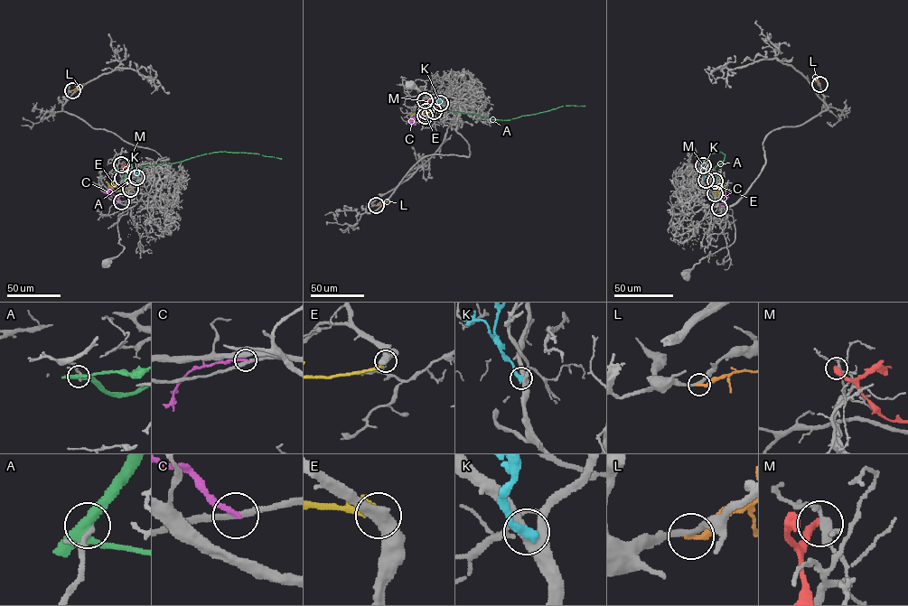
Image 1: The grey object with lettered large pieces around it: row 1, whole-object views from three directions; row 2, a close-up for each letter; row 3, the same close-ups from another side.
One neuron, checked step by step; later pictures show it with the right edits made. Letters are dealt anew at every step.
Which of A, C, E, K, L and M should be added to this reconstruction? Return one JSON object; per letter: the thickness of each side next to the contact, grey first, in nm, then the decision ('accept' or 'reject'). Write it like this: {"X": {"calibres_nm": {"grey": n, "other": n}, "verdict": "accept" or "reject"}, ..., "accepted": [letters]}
{"A": {"calibres_nm": {"grey": 240, "other": 360}, "verdict": "reject"}, "C": {"calibres_nm": {"grey": 280, "other": 240}, "verdict": "reject"}, "E": {"calibres_nm": {"grey": 300, "other": 200}, "verdict": "accept"}, "K": {"calibres_nm": {"grey": 400, "other": 480}, "verdict": "reject"}, "L": {"calibres_nm": {"grey": 280, "other": 240}, "verdict": "reject"}, "M": {"calibres_nm": {"grey": 280, "other": 380}, "verdict": "reject"}, "accepted": ["E"]}

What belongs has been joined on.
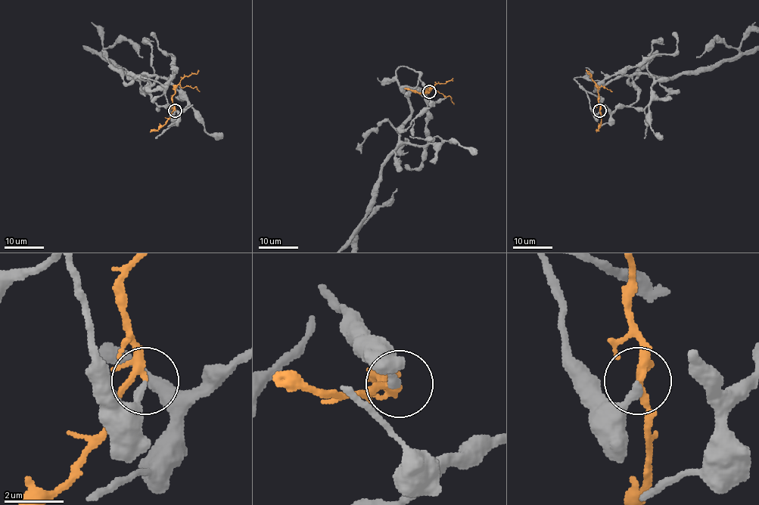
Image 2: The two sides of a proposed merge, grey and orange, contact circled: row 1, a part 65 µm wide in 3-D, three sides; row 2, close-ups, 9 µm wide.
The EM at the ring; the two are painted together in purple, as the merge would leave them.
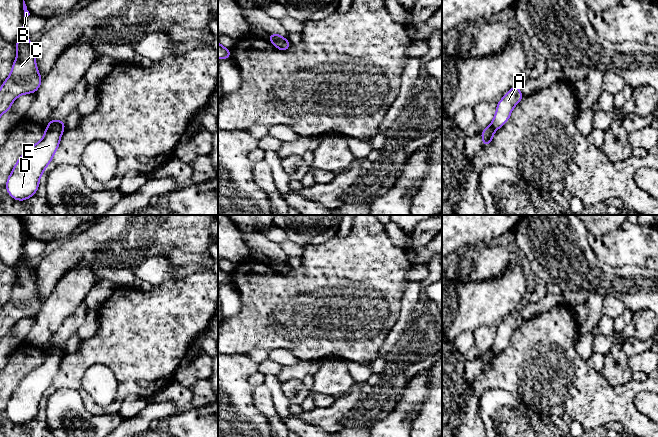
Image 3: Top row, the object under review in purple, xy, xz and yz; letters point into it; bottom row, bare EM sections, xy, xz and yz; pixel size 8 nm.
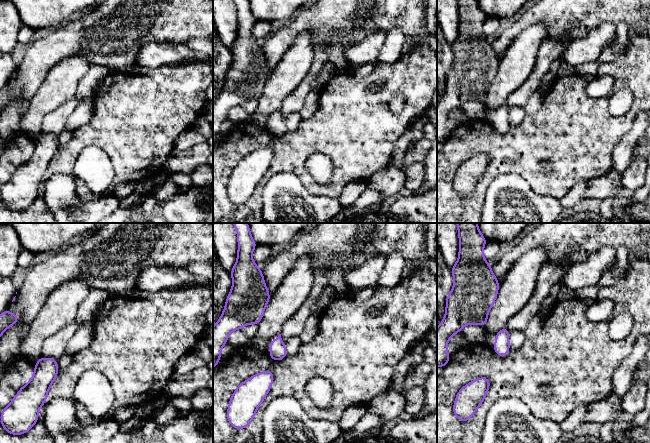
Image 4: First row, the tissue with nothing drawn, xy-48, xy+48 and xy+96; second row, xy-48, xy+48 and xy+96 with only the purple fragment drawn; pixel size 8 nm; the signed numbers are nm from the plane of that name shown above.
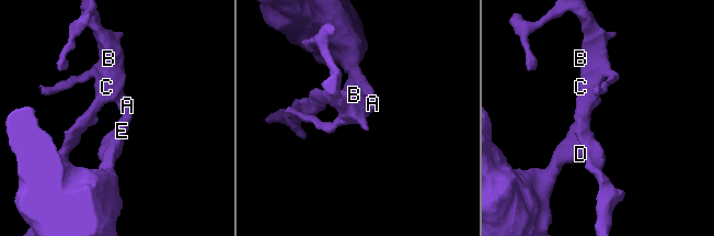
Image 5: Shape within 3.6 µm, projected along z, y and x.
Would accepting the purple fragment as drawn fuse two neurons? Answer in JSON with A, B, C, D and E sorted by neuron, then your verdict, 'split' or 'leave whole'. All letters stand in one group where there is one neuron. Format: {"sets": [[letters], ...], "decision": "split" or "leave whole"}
{"sets": [["A", "B", "C"], ["D", "E"]], "decision": "split"}

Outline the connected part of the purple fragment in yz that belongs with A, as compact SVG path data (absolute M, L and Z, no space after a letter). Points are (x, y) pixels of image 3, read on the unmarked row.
M519 309L512 311L497 327L496 337L490 350L495 354L501 352L508 345L515 329L523 322L524 320L520 316Z

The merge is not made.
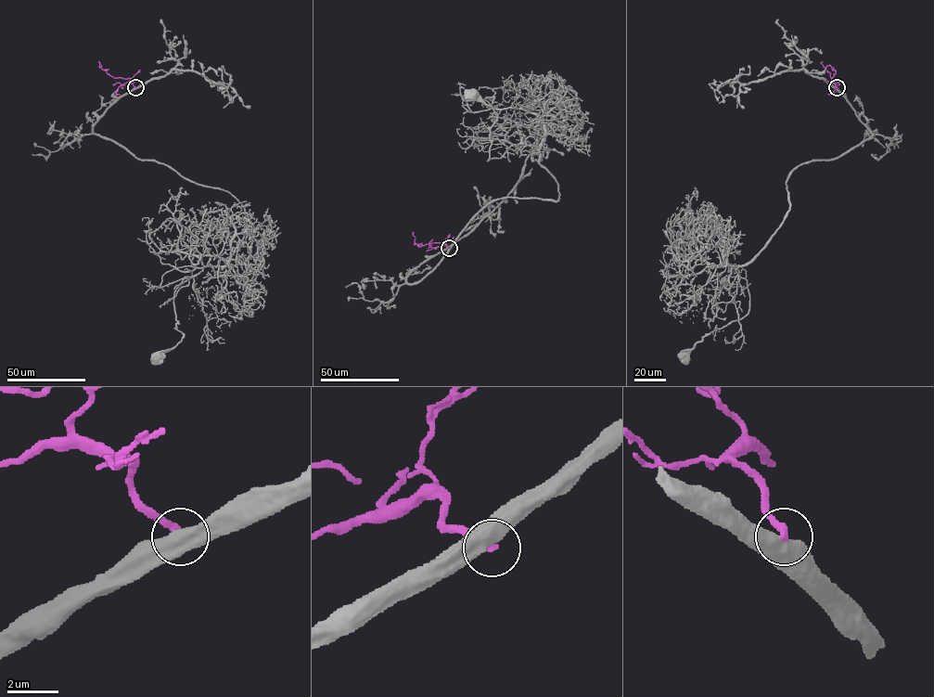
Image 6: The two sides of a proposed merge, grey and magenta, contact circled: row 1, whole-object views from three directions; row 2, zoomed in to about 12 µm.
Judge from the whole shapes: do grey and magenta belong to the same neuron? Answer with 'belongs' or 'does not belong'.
does not belong

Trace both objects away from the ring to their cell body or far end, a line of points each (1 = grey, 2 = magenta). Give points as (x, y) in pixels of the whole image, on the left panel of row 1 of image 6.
1: (135, 87), (93, 132), (229, 191), (246, 219), (225, 265), (205, 266), (176, 289), (183, 336), (155, 357)
2: (135, 87), (129, 78), (108, 74), (101, 65), (99, 68), (98, 61)

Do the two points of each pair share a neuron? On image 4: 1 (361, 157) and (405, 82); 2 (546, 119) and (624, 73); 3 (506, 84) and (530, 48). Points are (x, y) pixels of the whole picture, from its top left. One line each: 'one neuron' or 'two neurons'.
1: one neuron
2: one neuron
3: one neuron

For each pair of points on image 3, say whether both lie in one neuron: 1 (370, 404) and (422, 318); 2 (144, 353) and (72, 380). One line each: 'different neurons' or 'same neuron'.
1: same neuron
2: same neuron

